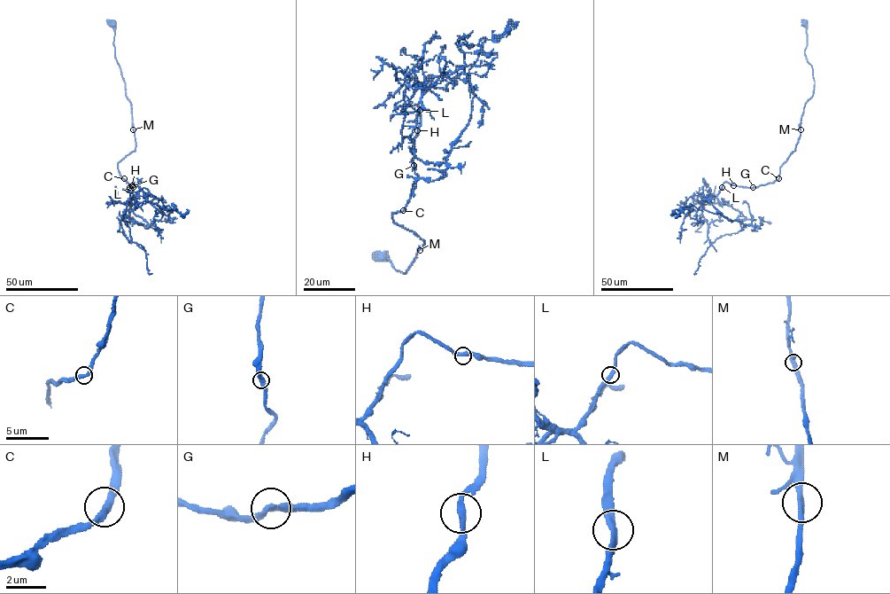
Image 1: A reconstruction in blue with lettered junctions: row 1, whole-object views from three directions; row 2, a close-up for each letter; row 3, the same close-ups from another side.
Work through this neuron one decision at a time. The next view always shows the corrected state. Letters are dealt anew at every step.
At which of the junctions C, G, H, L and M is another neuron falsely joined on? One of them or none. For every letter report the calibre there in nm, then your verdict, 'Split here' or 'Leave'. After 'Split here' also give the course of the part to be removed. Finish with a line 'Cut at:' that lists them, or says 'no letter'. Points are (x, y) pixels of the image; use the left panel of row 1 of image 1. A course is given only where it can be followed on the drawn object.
C: Thickness 320 nm. Leave
G: Thickness 320 nm. Leave
H: Thickness 280 nm. Leave
L: Thickness 320 nm. Leave
M: Thickness 320 nm. Leave
Cut at: no letter

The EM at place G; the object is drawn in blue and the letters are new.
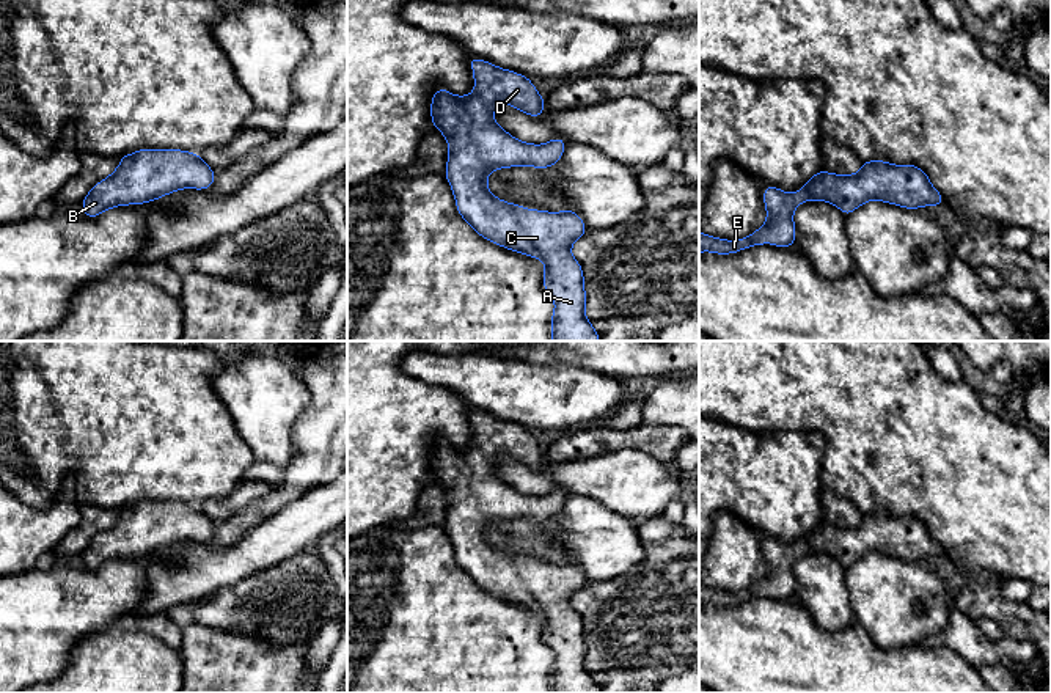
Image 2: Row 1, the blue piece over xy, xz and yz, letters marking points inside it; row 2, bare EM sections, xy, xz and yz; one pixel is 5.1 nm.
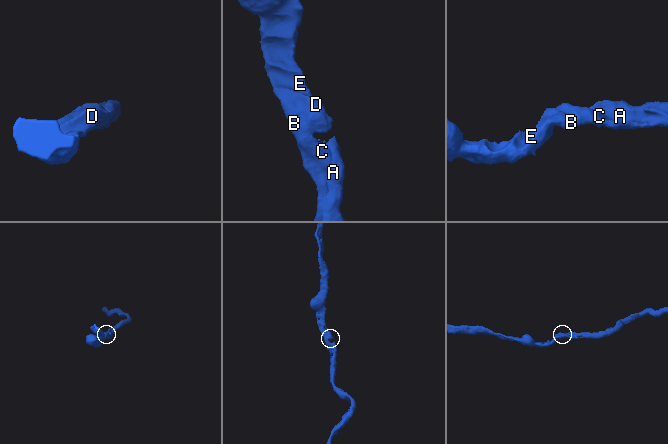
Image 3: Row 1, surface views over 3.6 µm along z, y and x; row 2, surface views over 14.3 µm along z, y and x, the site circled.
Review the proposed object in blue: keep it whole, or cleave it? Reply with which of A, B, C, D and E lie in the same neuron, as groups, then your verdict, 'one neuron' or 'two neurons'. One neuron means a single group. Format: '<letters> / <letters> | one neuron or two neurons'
A B C D E | one neuron

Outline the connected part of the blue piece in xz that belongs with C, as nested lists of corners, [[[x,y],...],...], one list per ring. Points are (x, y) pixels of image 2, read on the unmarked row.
[[[471,407],[468,415],[473,420],[476,435],[473,445],[456,448],[446,440],[438,440],[430,453],[432,478],[445,487],[449,500],[443,526],[456,550],[456,561],[482,591],[520,607],[539,610],[545,616],[542,638],[555,652],[550,673],[551,693],[600,693],[599,684],[584,668],[583,619],[570,605],[573,594],[588,586],[581,569],[572,561],[559,564],[531,563],[525,558],[503,553],[487,541],[487,528],[500,520],[525,517],[544,522],[556,517],[562,511],[567,495],[561,489],[544,497],[525,495],[501,481],[495,473],[493,462],[503,454],[533,470],[539,470],[545,462],[545,453],[529,429],[523,426],[498,420]]]

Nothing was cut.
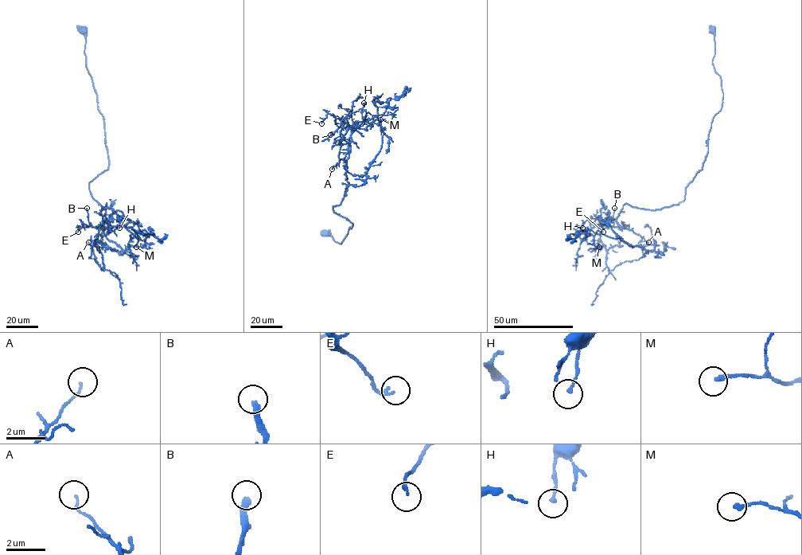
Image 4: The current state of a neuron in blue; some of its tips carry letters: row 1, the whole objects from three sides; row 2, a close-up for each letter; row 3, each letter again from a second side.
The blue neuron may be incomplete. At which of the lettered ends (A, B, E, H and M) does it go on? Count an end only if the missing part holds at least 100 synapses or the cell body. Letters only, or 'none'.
none

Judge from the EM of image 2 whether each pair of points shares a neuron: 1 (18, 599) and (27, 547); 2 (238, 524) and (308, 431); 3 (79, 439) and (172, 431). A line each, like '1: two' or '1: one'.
1: two
2: one
3: one

